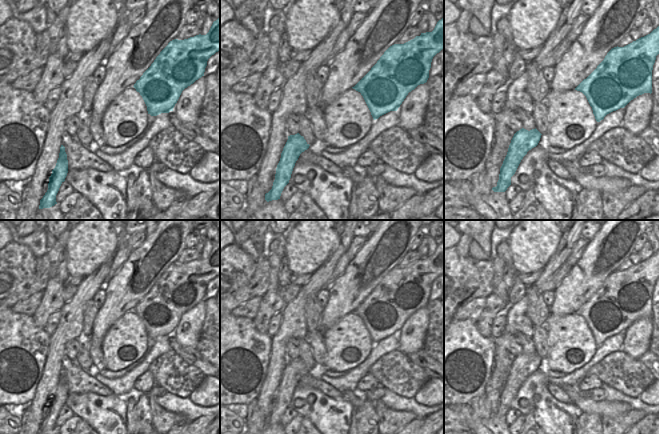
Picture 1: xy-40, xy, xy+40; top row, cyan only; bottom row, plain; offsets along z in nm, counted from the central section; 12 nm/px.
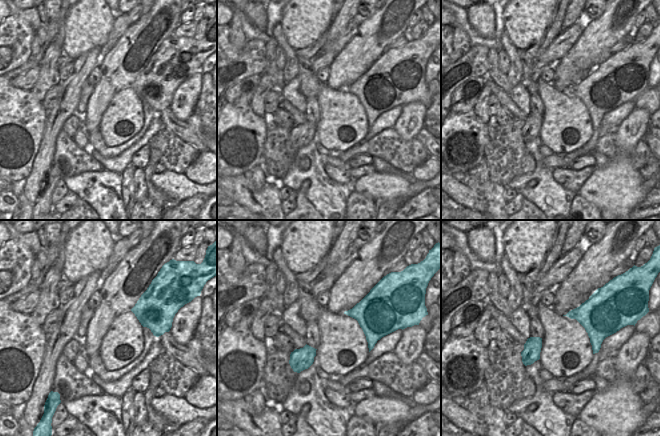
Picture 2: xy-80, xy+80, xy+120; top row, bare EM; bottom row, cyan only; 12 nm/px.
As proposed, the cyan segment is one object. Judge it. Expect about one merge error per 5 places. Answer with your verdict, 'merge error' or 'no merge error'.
merge error

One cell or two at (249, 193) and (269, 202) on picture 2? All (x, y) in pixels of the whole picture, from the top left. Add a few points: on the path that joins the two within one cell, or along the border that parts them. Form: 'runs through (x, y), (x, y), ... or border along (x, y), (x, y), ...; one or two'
runs through (252, 199), (256, 203), (263, 202); one

